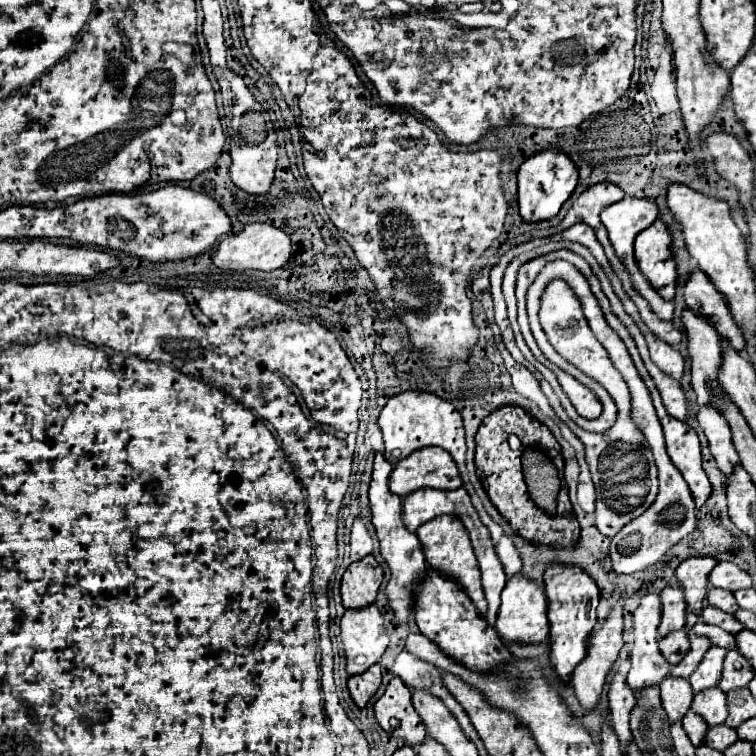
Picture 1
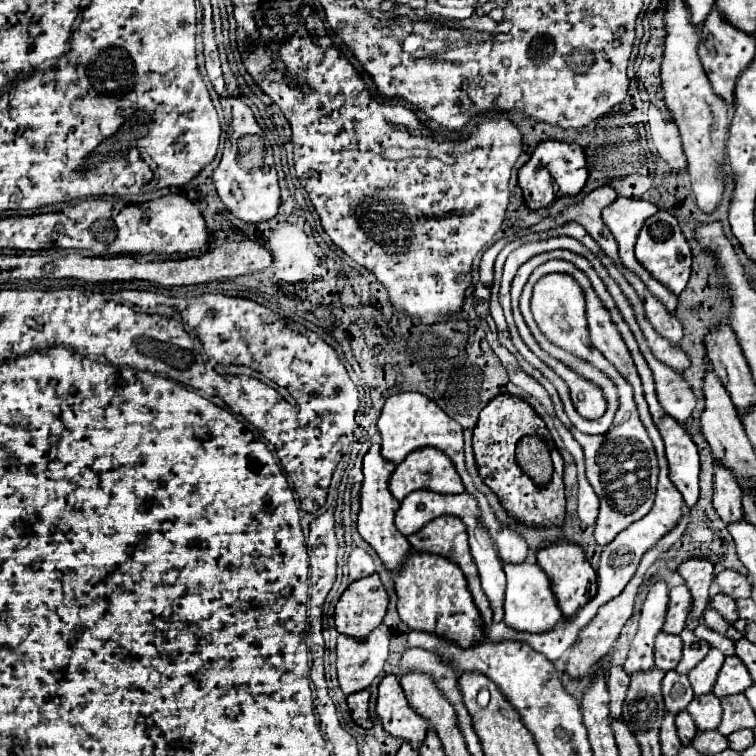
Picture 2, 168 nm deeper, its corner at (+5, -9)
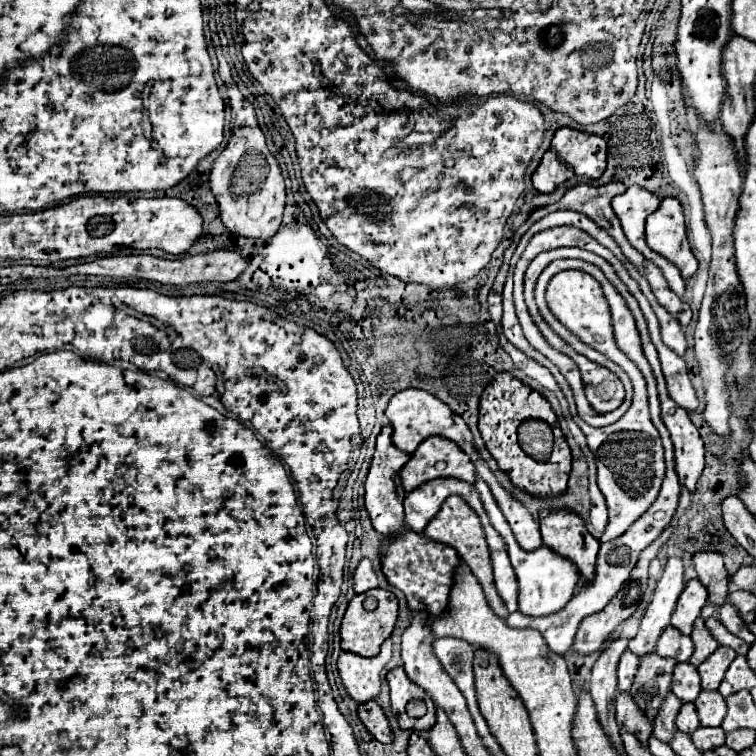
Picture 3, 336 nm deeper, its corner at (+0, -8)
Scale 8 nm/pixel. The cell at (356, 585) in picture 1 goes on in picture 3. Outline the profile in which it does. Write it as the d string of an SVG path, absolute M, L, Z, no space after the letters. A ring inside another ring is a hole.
M371 589L369 593L363 593L363 595L355 595L345 611L345 617L343 617L343 623L341 623L341 649L343 651L349 651L349 653L355 653L355 655L361 655L361 657L375 657L379 653L379 647L385 639L391 637L393 633L393 627L395 627L395 621L397 621L397 611L399 611L399 605L397 605L397 597L391 593L391 591L385 591L385 589ZM367 595L373 595L379 605L375 611L367 611L363 607L363 601Z

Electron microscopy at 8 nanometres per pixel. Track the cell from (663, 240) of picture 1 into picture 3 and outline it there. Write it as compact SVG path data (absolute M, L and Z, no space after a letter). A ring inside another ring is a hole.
M665 197L655 213L647 217L647 245L667 257L671 263L675 263L681 269L681 275L689 279L697 271L697 259L691 253L687 233L685 233L685 221L683 221L683 209L681 203L675 197Z

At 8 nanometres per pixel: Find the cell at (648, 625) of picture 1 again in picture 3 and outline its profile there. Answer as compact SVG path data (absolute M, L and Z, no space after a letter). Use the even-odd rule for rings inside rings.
M671 555L667 565L665 565L663 577L657 583L653 601L649 603L649 607L647 607L647 611L643 615L639 633L629 641L629 651L637 653L639 657L655 651L659 635L669 625L671 615L673 615L675 605L677 605L677 599L685 589L683 571L685 569L683 569L681 557Z

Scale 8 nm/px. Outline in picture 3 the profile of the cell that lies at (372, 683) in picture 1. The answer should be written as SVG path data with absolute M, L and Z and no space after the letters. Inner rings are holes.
M369 701L367 705L359 705L359 719L367 727L367 731L381 743L393 743L393 733L389 727L389 721L383 713L383 709L375 703Z

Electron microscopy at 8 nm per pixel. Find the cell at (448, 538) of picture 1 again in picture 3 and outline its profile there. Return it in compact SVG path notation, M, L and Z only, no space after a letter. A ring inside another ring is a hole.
M451 495L445 499L445 503L441 505L439 513L431 519L431 523L425 527L423 531L427 537L439 541L439 543L445 543L449 547L453 547L459 555L461 561L465 561L469 565L469 569L473 571L473 575L479 579L483 591L485 591L485 597L487 597L487 603L491 605L491 609L499 615L499 617L509 617L509 611L503 603L503 599L499 597L497 589L495 589L495 583L493 583L493 567L491 567L491 557L489 557L489 547L487 547L487 541L485 541L485 533L483 533L483 527L481 527L481 521L477 517L477 513L467 505L467 501L461 497L461 495Z

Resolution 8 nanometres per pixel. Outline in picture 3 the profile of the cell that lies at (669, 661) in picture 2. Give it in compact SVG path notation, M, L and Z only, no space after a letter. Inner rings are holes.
M669 625L657 641L655 649L661 657L673 657L677 661L689 661L693 655L693 641L689 635L683 635L679 629Z

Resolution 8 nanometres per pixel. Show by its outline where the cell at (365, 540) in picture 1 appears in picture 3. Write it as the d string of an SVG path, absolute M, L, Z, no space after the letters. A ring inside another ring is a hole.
M361 559L361 563L357 565L357 569L353 573L353 581L355 581L353 583L355 593L367 593L369 589L377 587L377 575L375 575L369 559Z

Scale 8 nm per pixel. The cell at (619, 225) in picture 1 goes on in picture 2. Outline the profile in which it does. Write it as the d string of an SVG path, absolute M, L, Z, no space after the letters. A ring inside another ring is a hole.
M620 196L620 198L616 198L610 206L606 206L606 208L602 210L602 220L604 220L604 224L608 226L608 230L614 234L614 238L616 238L616 242L618 242L618 252L620 252L622 264L624 264L628 270L632 270L632 272L646 284L646 288L666 306L668 312L674 312L674 310L676 310L676 296L670 294L670 290L666 290L660 282L654 282L654 278L650 278L650 274L646 274L646 270L642 270L642 266L638 266L638 260L634 258L634 244L636 244L638 232L640 232L640 228L644 226L644 222L646 222L650 216L654 216L656 212L658 212L658 208L656 208L652 202L630 200L630 198L622 198L622 196Z

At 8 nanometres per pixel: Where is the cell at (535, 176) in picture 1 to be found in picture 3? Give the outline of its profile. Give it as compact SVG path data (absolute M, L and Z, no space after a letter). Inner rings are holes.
M561 127L561 129L557 129L557 133L551 141L551 149L545 153L541 165L533 173L533 187L539 193L551 193L551 191L555 191L555 187L559 183L563 183L575 175L597 179L603 175L605 165L607 165L607 143L603 137L593 135L593 133L583 133L577 129L569 129L569 127Z

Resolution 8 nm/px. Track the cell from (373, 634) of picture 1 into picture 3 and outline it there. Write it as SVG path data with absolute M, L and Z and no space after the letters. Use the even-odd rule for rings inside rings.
M387 639L377 657L359 657L353 653L341 653L339 657L339 675L351 699L355 703L367 703L375 699L381 691L379 671L391 659L391 639Z

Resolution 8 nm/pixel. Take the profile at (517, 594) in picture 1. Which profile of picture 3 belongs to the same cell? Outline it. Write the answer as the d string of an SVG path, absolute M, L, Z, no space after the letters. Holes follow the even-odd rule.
M481 479L475 481L475 487L481 495L481 501L487 509L487 515L491 519L491 523L495 525L495 529L499 531L499 535L505 539L507 543L507 551L509 551L509 559L511 559L511 565L515 569L515 575L517 575L517 581L519 581L519 611L525 613L525 615L533 615L533 617L541 617L541 615L551 615L559 609L563 609L567 605L567 601L573 597L577 585L579 585L579 569L575 565L571 565L569 559L563 559L559 557L555 551L551 551L549 547L541 545L539 549L535 551L523 551L519 549L519 543L515 541L513 537L513 531L507 523L507 519L503 517L499 505L495 503L495 497L489 489L489 485Z

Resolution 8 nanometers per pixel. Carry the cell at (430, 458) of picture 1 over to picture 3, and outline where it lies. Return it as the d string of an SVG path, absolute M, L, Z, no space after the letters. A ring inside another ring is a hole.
M439 435L427 437L401 471L401 481L407 493L437 477L457 477L475 483L475 465L471 459L457 443Z

